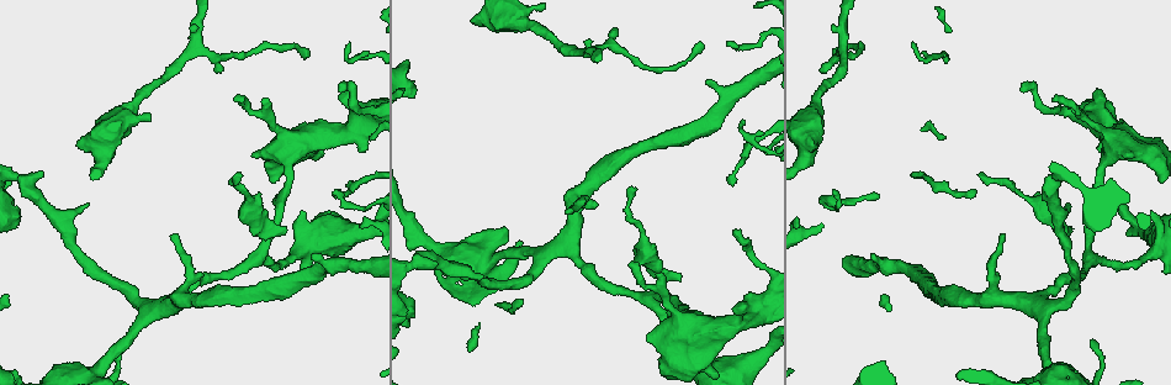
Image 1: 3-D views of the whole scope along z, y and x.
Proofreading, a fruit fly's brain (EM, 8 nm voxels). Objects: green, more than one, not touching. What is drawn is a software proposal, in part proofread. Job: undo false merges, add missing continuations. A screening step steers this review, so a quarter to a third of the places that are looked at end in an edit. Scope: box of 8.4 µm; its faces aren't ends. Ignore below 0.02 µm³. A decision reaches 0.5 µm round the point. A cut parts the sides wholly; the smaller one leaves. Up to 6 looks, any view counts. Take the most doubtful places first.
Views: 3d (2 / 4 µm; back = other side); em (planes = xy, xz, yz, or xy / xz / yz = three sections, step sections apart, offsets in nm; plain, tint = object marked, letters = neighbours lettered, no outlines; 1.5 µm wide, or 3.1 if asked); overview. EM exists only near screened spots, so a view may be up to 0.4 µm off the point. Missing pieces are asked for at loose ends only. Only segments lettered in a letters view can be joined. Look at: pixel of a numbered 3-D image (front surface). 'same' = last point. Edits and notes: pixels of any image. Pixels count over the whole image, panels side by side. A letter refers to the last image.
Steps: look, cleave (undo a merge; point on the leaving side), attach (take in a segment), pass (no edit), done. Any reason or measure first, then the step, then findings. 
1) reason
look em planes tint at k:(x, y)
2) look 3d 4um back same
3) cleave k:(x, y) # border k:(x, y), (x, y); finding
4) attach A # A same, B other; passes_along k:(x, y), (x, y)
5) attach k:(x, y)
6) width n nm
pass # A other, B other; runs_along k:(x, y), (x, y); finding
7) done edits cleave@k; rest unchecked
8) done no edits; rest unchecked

an open end
look 3d 4um back at 1:(658, 276)

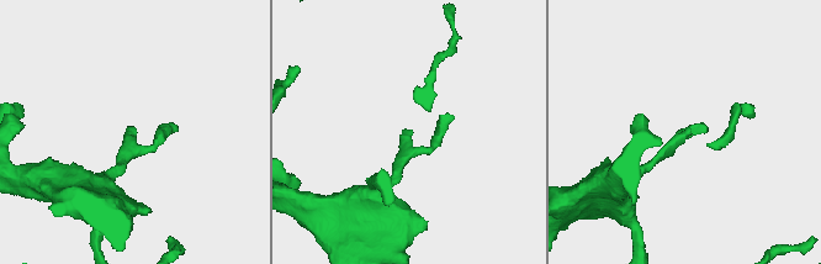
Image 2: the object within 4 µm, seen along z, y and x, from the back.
need the tissue
look em planes letters at 2:(689, 129)

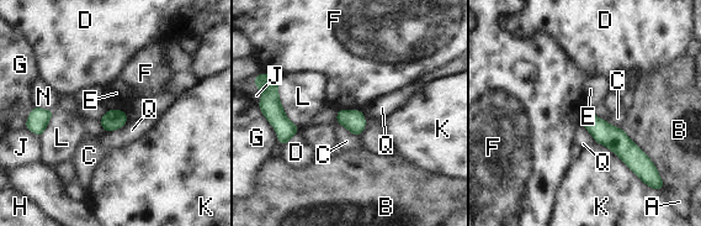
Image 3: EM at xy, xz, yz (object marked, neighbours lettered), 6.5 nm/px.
width 130 nm
pass # A other, B other, C other, D other, E other, F other, G other, H other, J other, K other, L other, N other, Q other; border 3:(338, 109), (360, 110); no lettered segment goes on from it

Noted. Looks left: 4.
an open end
look em planes letters at 1:(874, 257)

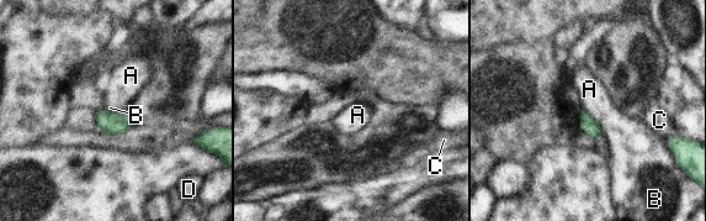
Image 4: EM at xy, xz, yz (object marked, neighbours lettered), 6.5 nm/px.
longest_contact B 220 nm
pass # A other, B other, C other, D other; border 4:(583, 109), (596, 122), (603, 133); no lettered segment goes on from it

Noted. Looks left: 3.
branch stops here
look em planes letters at 1:(1098, 151)

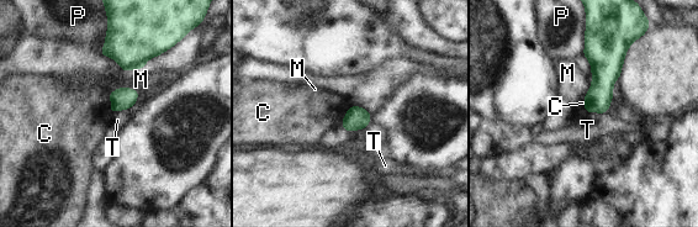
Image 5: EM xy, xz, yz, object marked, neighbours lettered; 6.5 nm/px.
longest_contact M 200 nm
pass # C other, M other, P other, T other; border 5:(586, 111), (606, 112); no lettered segment goes on from it

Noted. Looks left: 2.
done no edits; rest unchecked

